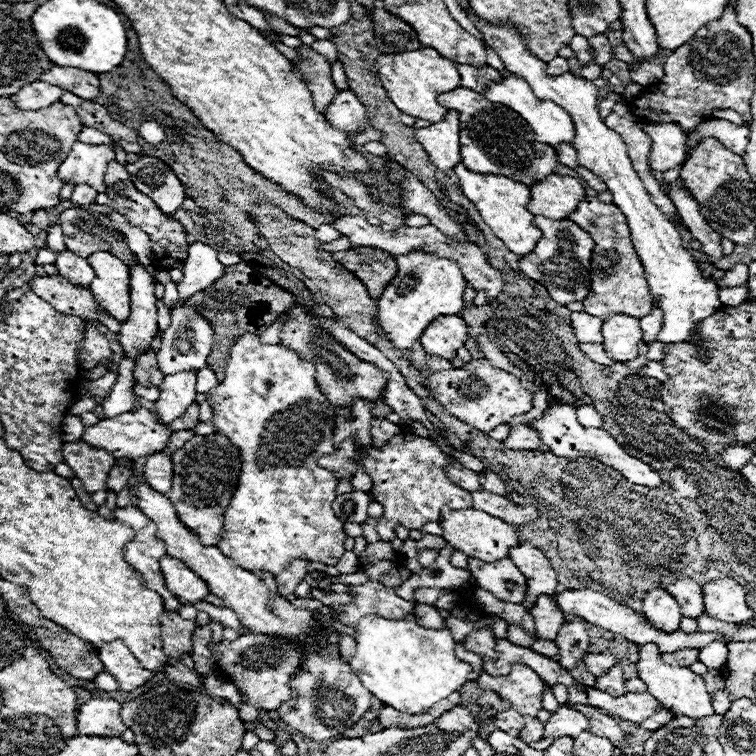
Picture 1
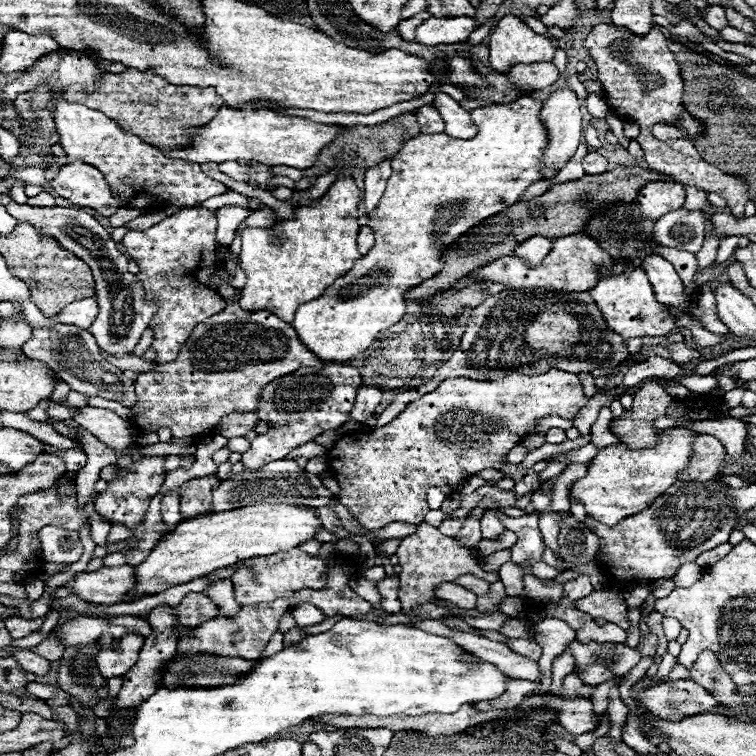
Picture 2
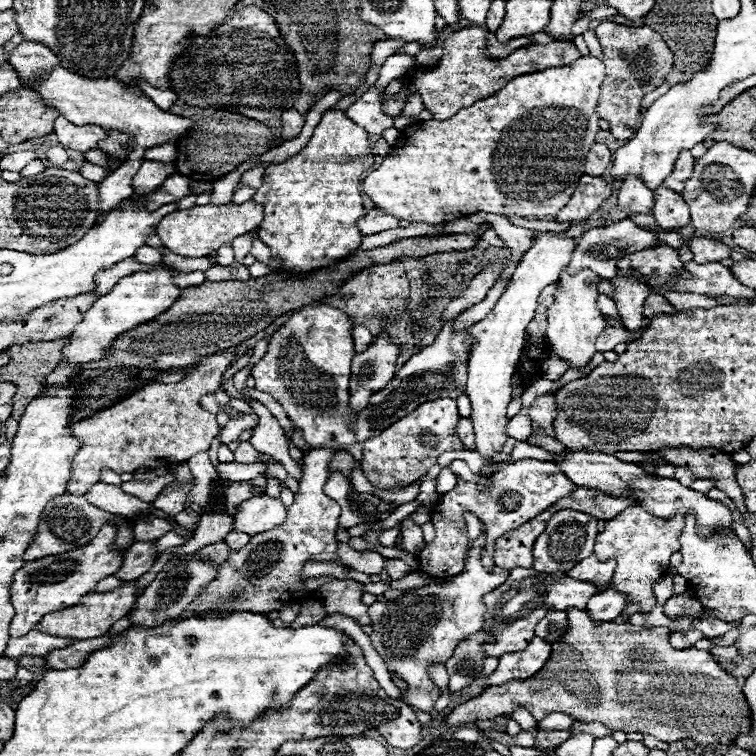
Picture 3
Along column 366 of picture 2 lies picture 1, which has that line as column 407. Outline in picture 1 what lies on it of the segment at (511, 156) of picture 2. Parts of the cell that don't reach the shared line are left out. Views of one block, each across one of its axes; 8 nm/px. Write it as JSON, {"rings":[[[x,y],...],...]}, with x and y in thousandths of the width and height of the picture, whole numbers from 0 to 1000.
{"rings":[[[545,331],[542,336],[524,339],[526,362],[519,368],[508,389],[500,394],[500,429],[505,442],[516,444],[524,460],[542,460],[561,434],[577,418],[598,418],[614,407],[616,370],[601,344],[582,341],[561,331]]]}

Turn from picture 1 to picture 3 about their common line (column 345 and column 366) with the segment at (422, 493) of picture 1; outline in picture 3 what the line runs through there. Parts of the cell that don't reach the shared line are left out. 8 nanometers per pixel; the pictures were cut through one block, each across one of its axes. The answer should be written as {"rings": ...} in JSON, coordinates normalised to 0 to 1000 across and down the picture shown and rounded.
{"rings":[[[579,526],[556,534],[548,545],[511,566],[497,579],[481,585],[481,606],[476,608],[481,630],[503,648],[532,646],[553,632],[558,632],[574,614],[577,606],[590,595],[608,595],[614,587],[601,571],[601,561],[606,561],[608,548],[603,540],[603,529]]]}

